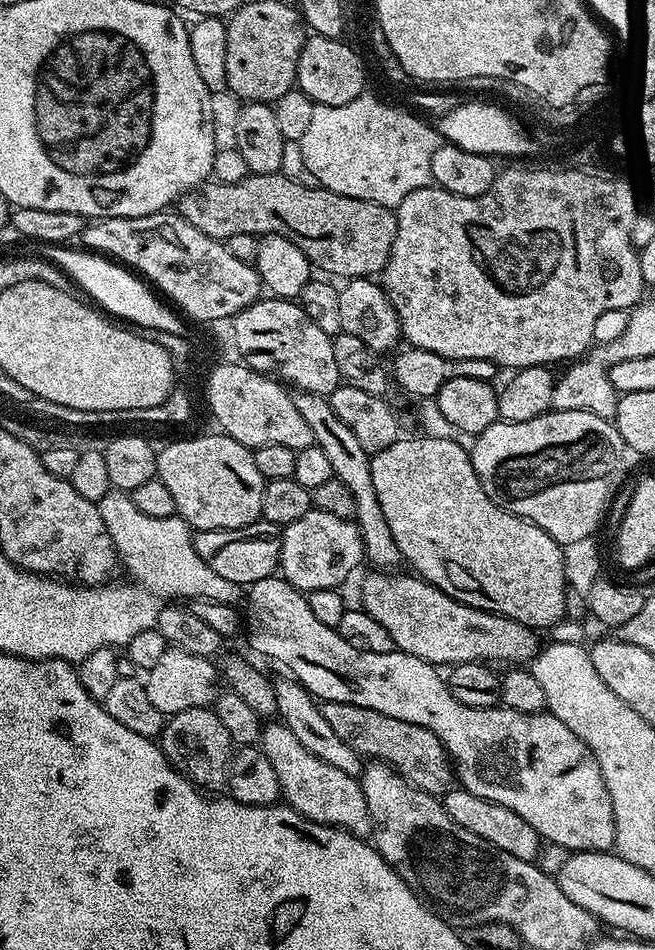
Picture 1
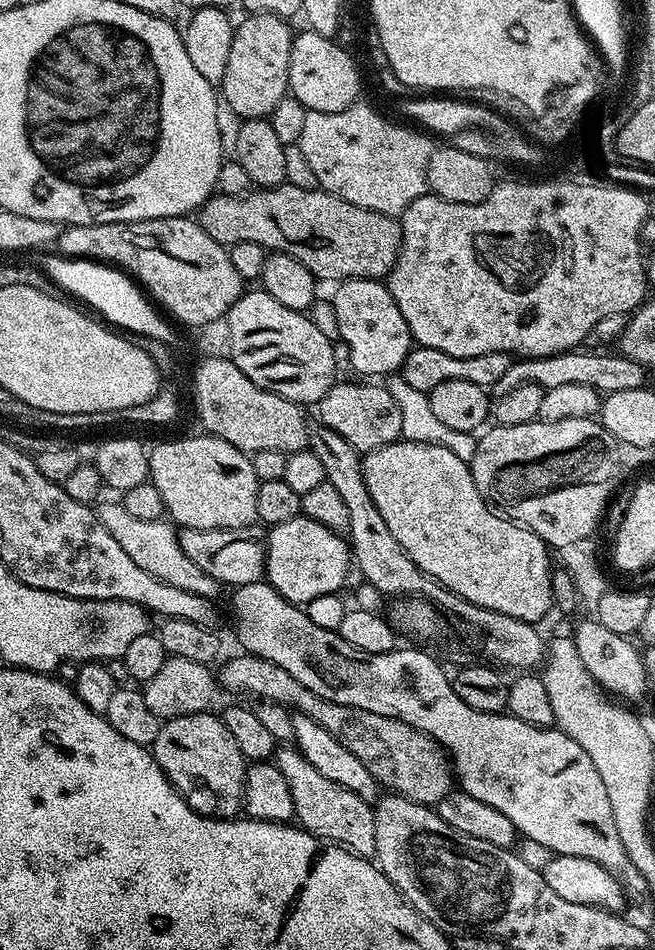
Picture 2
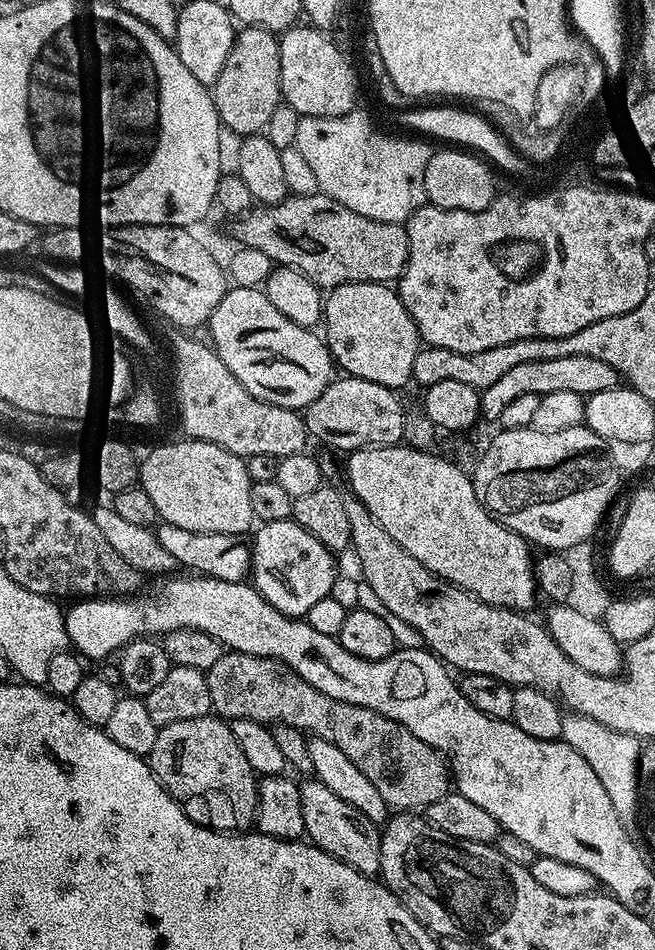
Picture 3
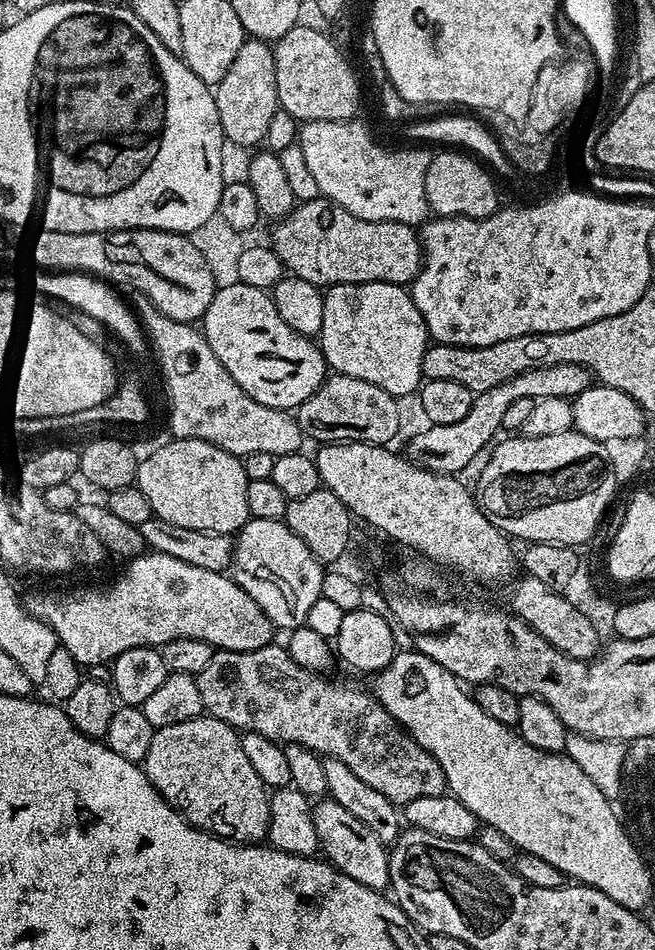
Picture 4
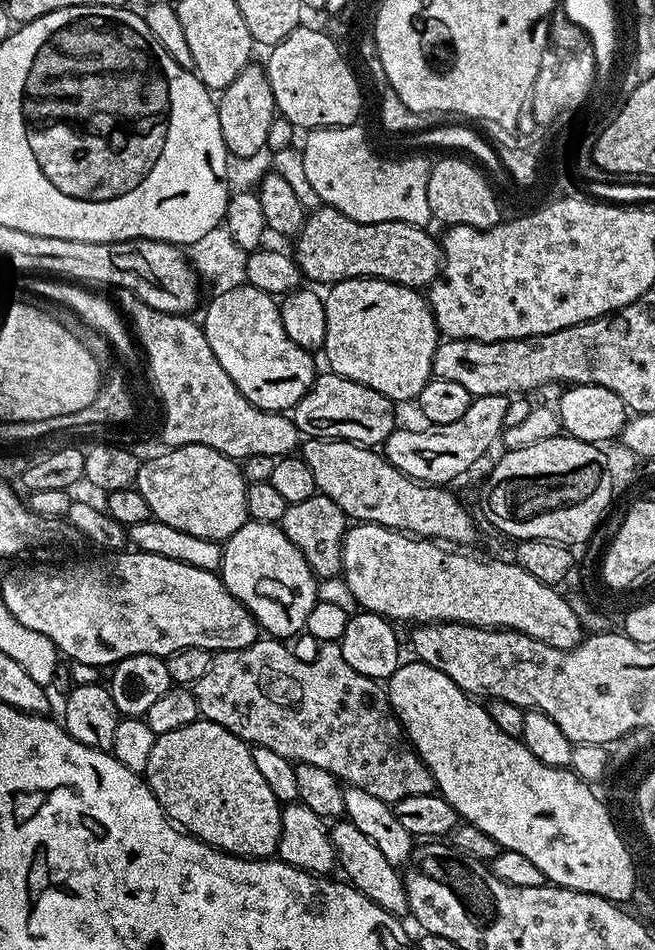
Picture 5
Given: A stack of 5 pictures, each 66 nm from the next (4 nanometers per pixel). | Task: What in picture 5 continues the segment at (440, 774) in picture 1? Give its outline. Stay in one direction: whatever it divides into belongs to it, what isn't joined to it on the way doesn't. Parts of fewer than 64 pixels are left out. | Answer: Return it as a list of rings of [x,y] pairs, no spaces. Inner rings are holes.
[[[261,638],[245,648],[215,653],[210,662],[210,670],[206,670],[206,674],[202,674],[202,678],[198,678],[198,682],[191,685],[191,690],[196,695],[196,705],[200,711],[200,716],[210,722],[218,722],[218,726],[230,730],[230,734],[234,734],[249,746],[267,746],[270,750],[275,750],[277,754],[282,754],[282,758],[291,760],[296,764],[318,766],[318,770],[326,770],[345,785],[358,790],[366,790],[366,794],[374,794],[374,798],[382,798],[382,802],[390,805],[397,804],[402,798],[410,798],[414,794],[436,792],[434,778],[428,767],[422,762],[420,755],[416,753],[411,742],[409,742],[408,737],[404,735],[404,727],[397,720],[396,713],[392,710],[392,704],[388,700],[388,693],[382,687],[381,681],[366,678],[366,674],[358,674],[358,670],[346,666],[346,658],[342,658],[339,643],[321,643],[316,657],[310,662],[302,662],[302,658],[298,658],[295,651],[289,645],[287,648],[284,644],[287,643],[276,638]]]

